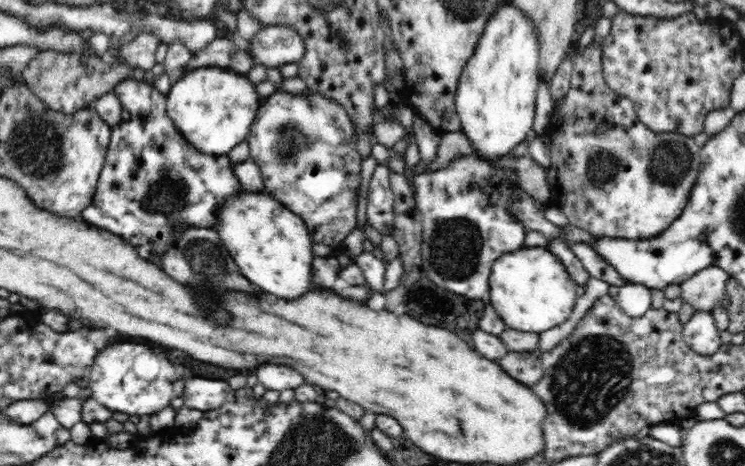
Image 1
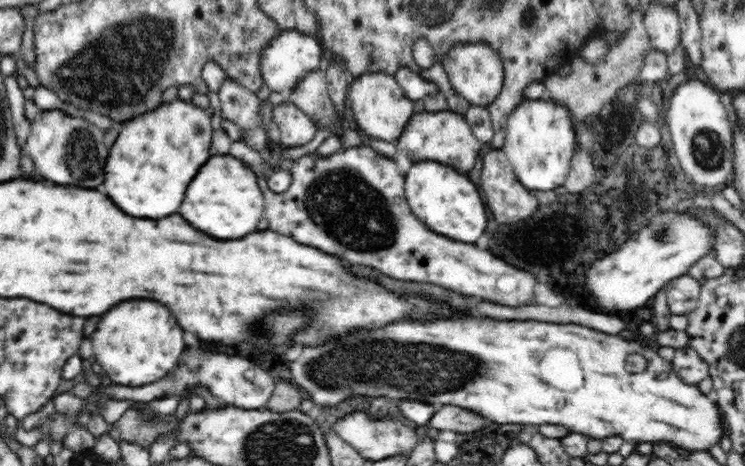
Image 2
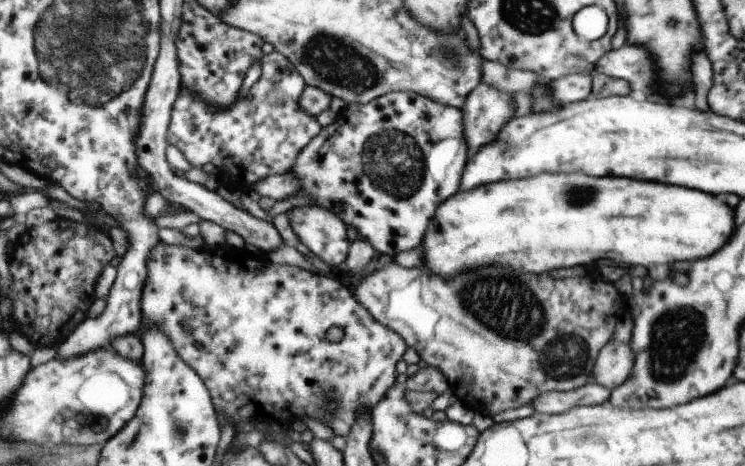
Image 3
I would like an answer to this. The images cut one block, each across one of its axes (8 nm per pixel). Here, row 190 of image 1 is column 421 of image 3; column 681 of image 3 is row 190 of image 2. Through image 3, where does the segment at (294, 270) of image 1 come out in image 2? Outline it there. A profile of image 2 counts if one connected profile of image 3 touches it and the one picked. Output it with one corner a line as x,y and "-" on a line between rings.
229,154
210,157
200,168
200,174
190,182
180,214
198,230
220,240
236,240
258,230
264,200
252,170
254,167

